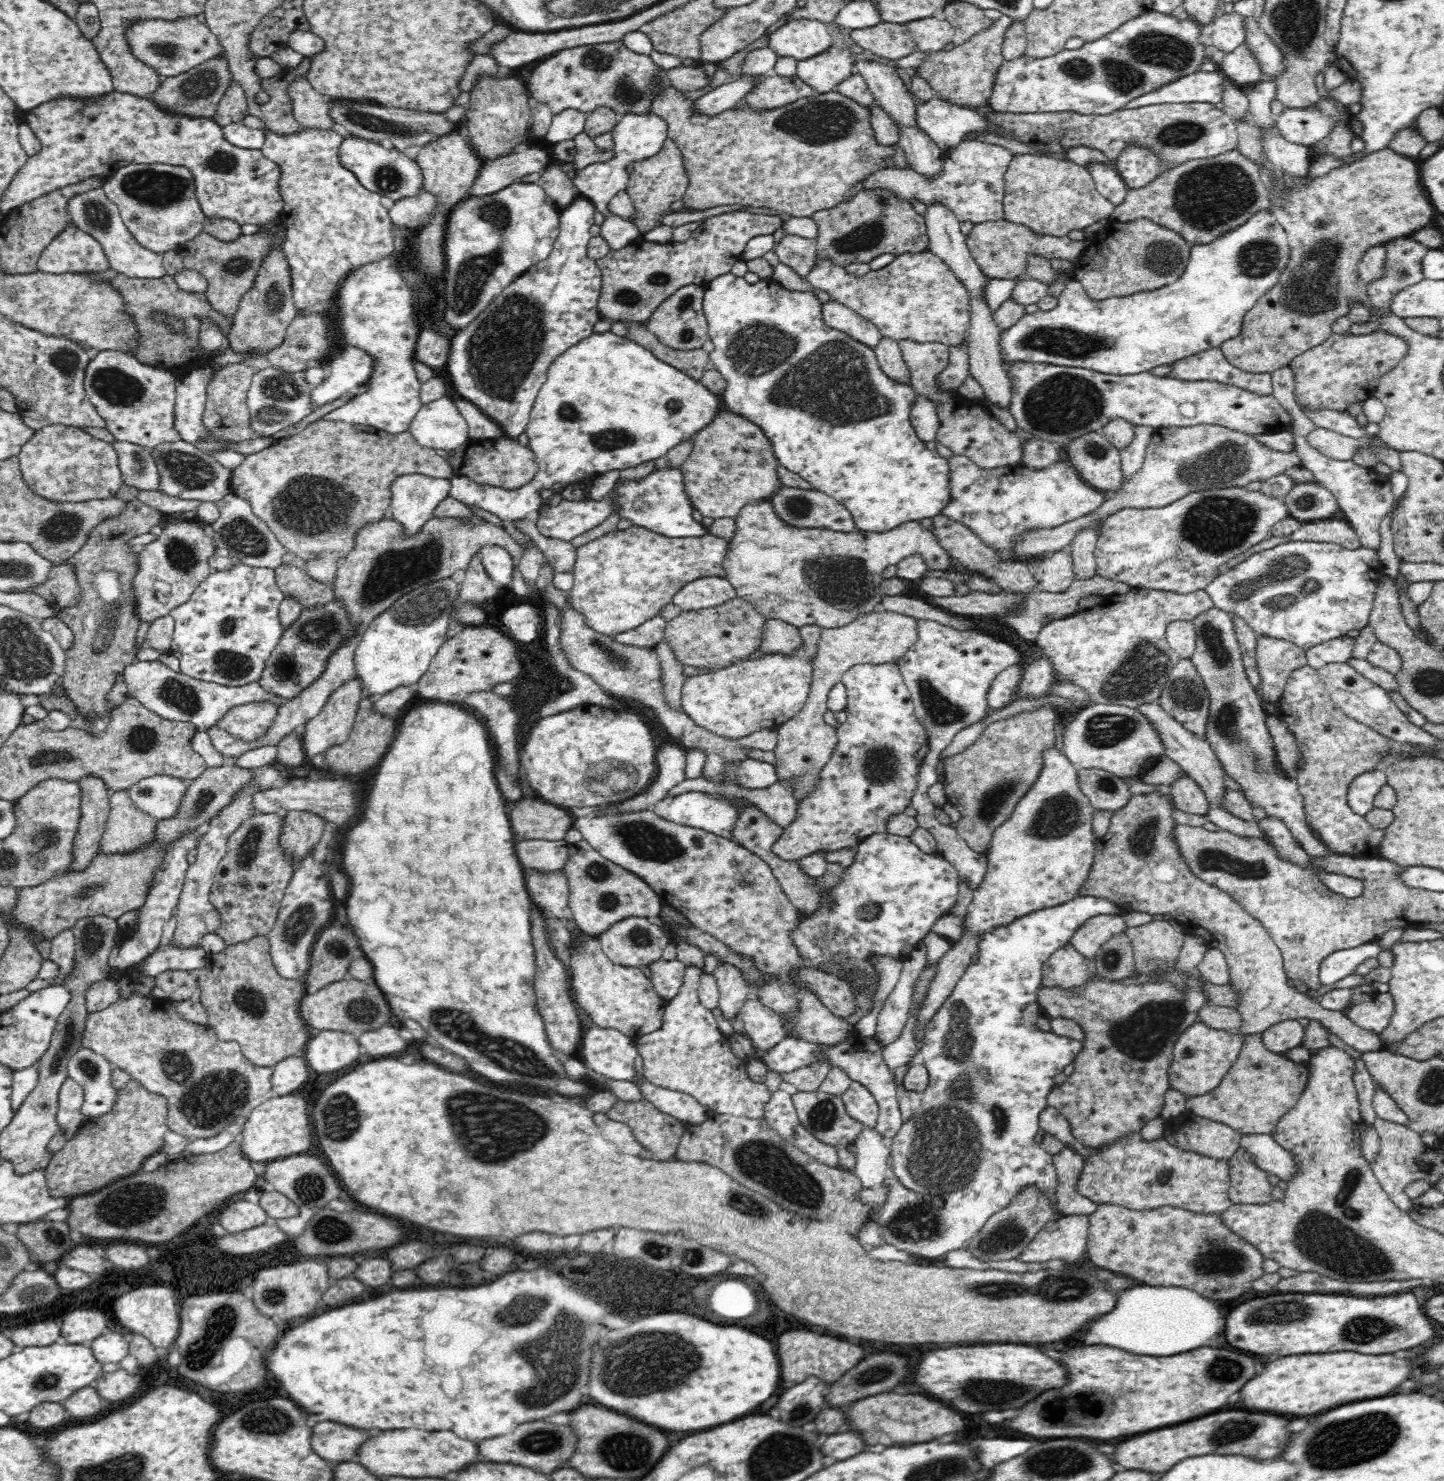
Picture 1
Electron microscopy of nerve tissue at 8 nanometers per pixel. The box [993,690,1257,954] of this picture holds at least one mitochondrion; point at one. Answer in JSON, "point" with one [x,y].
{"point":[1061,815]}

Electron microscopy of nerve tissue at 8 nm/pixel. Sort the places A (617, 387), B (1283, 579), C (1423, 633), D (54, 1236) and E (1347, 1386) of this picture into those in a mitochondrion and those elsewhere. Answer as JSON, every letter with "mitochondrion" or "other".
{"A":"other","B":"mitochondrion","C":"other","D":"mitochondrion","E":"other"}

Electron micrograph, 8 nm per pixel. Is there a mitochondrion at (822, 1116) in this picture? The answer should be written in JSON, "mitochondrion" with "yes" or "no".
{"mitochondrion":"yes"}

